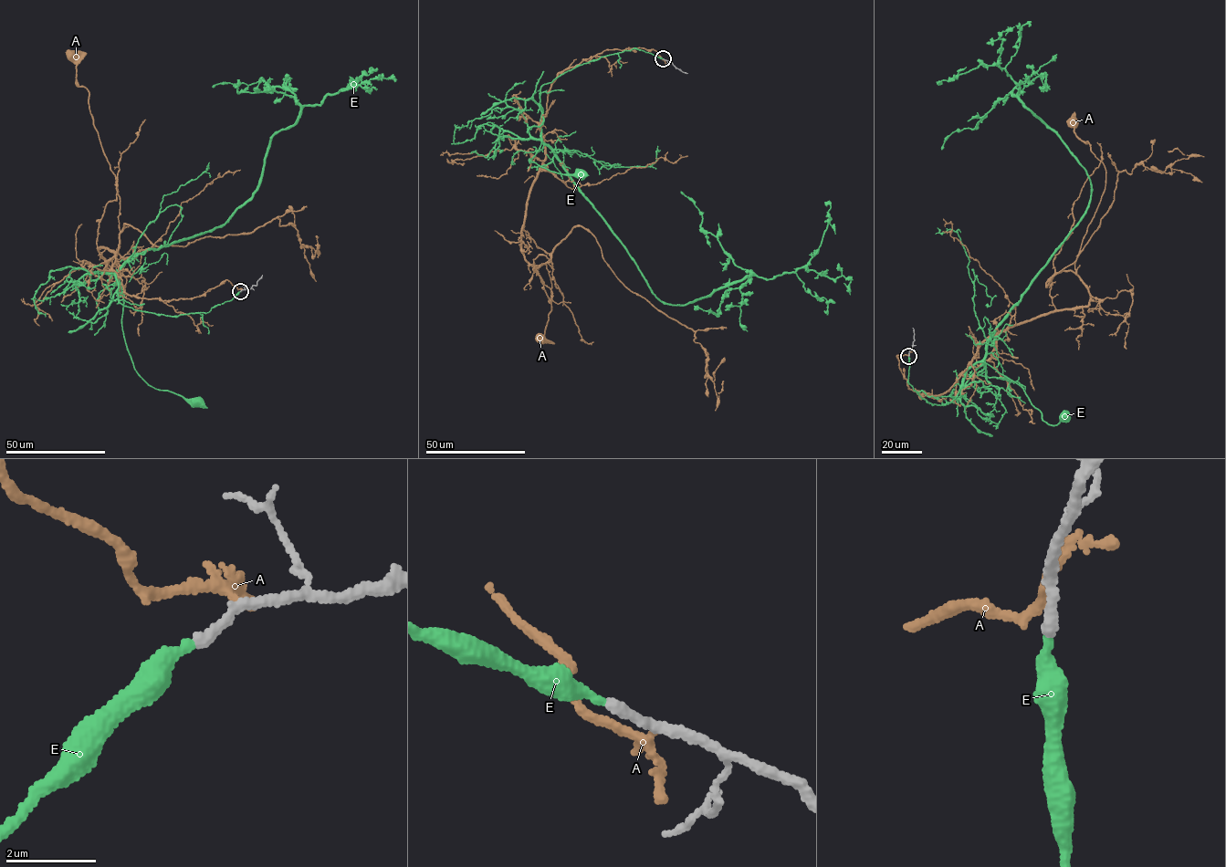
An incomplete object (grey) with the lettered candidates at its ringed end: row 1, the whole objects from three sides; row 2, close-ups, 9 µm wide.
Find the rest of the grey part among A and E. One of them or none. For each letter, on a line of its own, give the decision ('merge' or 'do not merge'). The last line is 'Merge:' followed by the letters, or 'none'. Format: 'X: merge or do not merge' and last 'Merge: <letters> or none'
A: do not merge
E: merge
Merge: E

